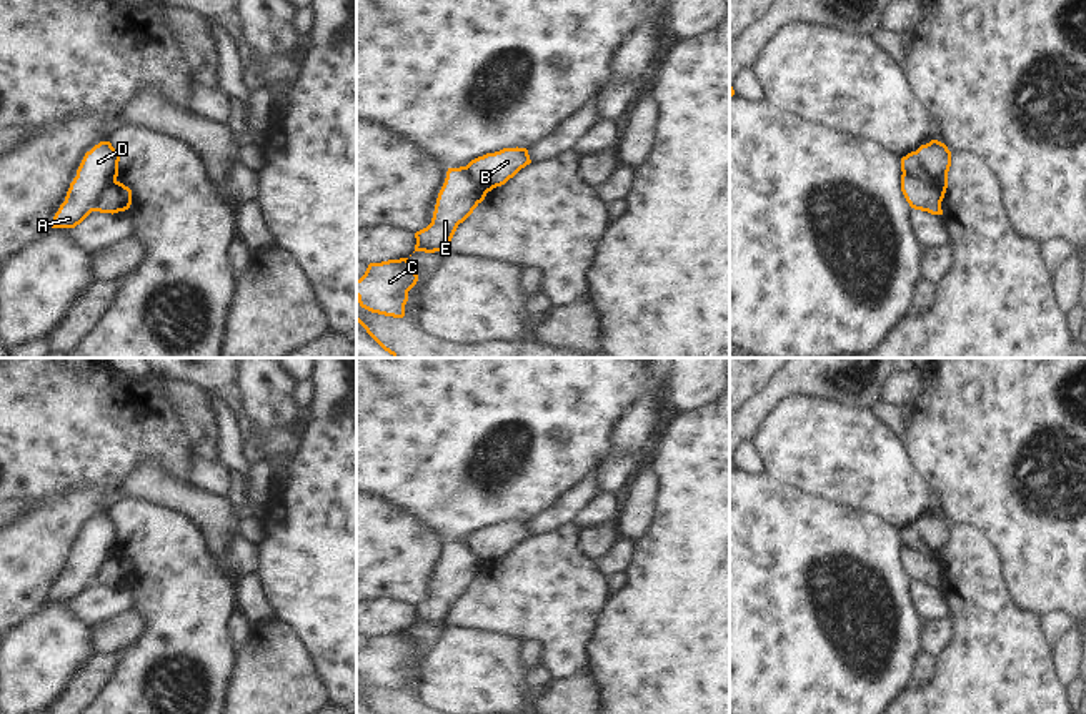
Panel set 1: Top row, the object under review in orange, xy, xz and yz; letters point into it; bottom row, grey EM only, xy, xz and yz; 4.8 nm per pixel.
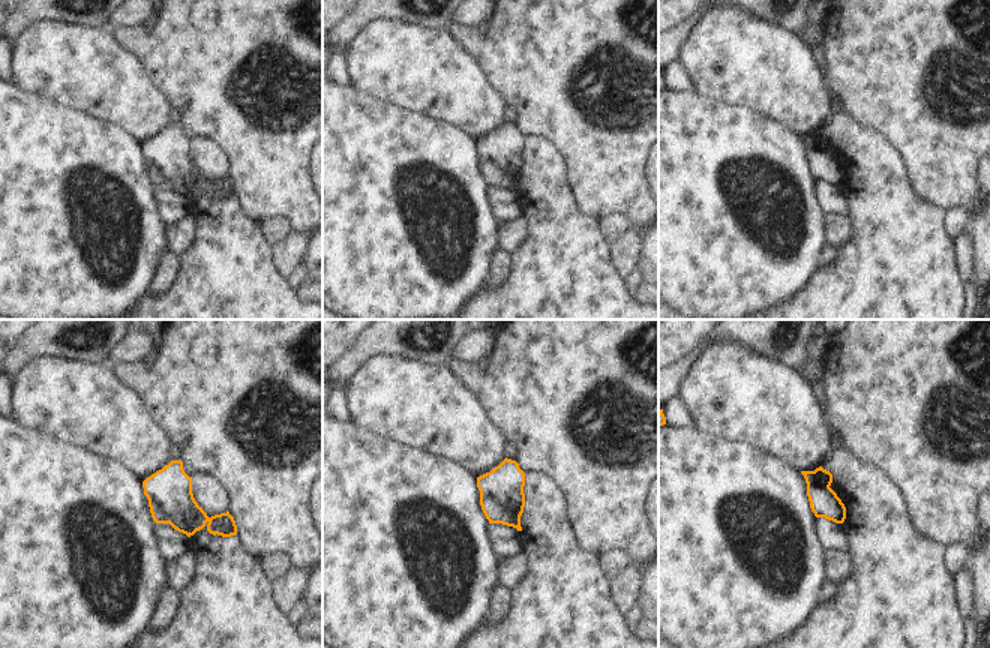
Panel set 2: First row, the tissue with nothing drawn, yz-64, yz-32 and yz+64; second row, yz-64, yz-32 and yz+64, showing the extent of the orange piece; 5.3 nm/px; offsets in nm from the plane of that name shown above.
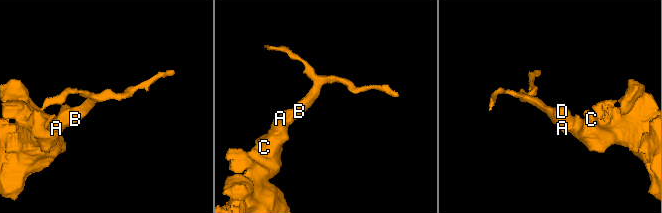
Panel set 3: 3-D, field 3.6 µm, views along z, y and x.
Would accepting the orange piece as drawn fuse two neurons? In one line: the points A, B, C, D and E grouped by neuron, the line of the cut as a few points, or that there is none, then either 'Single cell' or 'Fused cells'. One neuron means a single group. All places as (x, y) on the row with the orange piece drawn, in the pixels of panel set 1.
Groups: A C D E / B. Split along yz (903, 172), (931, 185), (941, 198). Fused cells.

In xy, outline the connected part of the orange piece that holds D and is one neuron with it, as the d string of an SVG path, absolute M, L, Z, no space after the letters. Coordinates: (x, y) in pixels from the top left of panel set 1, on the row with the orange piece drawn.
M100 141L87 151L50 226L75 228L95 211L97 198L110 183L117 181L118 161L120 155L110 141Z

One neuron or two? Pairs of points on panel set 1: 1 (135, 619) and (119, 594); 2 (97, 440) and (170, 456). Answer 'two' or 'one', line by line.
1: two
2: one

